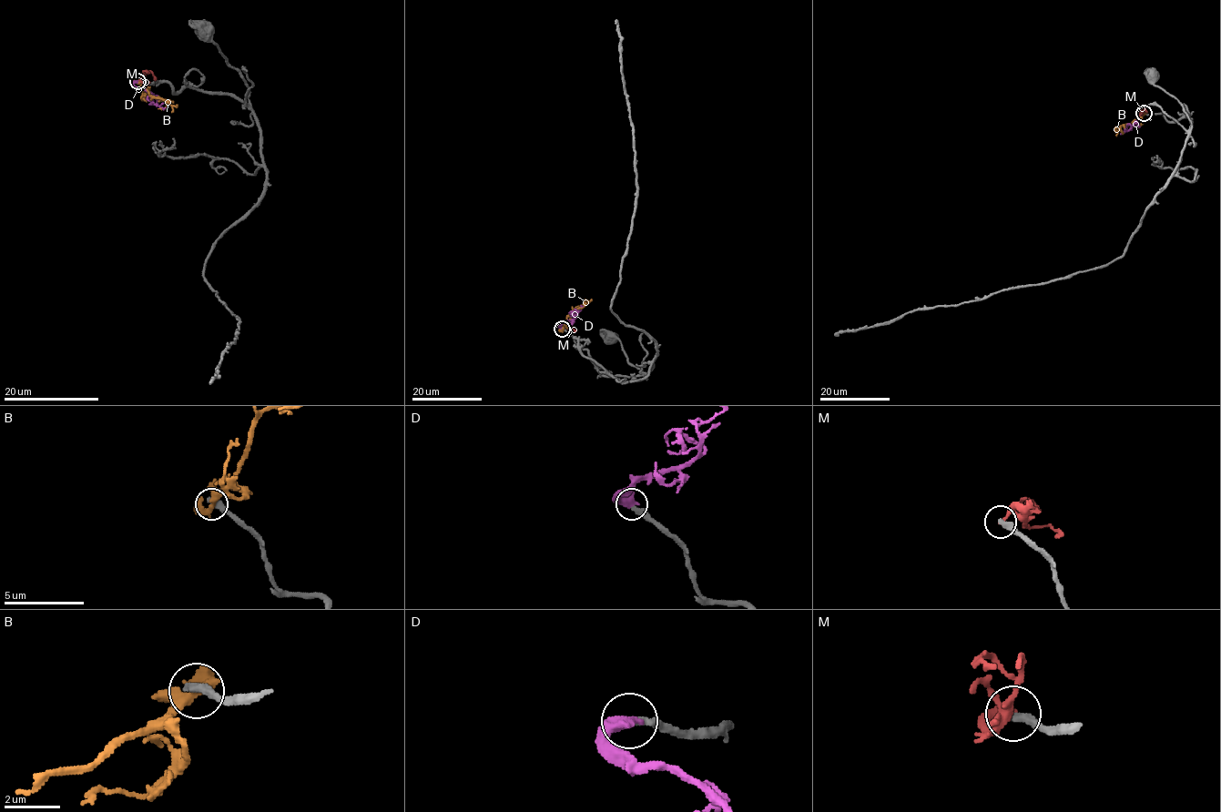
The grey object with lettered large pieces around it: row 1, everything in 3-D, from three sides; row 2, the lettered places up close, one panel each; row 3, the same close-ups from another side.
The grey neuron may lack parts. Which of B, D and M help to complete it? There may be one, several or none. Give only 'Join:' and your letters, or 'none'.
Join: D

